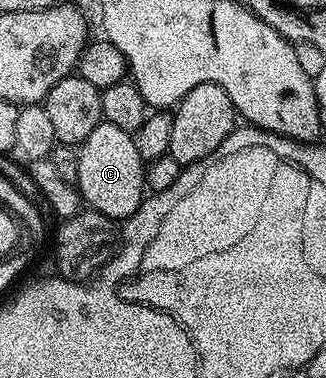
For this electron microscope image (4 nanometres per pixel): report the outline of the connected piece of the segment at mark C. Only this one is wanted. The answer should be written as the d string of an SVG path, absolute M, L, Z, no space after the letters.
M102 121L88 140L77 147L80 160L80 172L76 183L81 201L89 209L100 212L115 220L131 218L140 208L144 197L142 189L146 186L146 170L134 143L135 135L124 128L116 128L116 124Z

